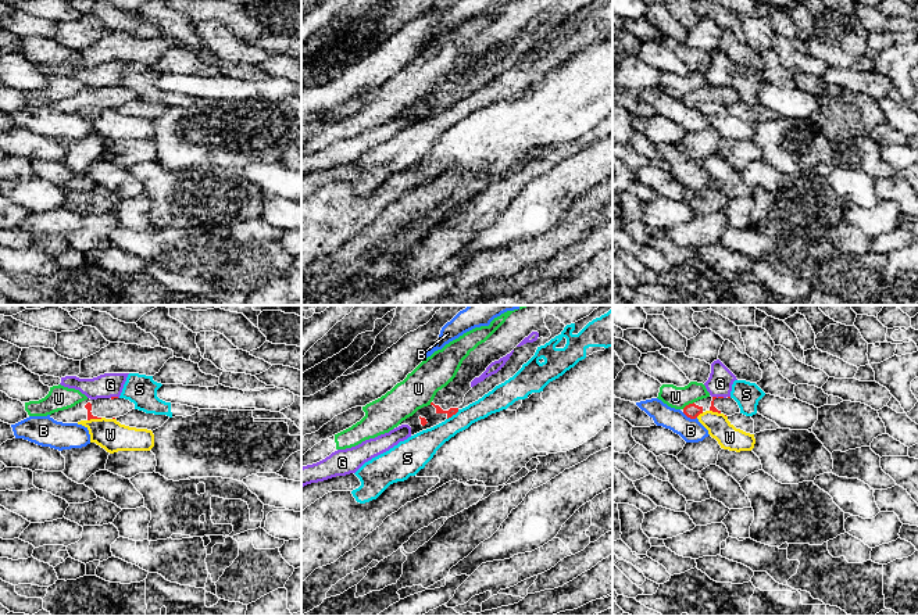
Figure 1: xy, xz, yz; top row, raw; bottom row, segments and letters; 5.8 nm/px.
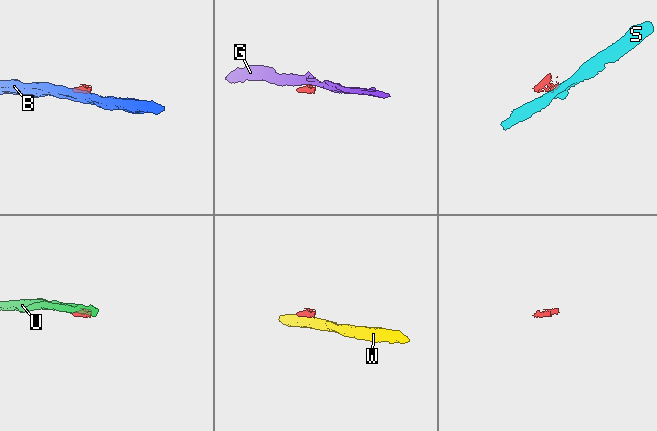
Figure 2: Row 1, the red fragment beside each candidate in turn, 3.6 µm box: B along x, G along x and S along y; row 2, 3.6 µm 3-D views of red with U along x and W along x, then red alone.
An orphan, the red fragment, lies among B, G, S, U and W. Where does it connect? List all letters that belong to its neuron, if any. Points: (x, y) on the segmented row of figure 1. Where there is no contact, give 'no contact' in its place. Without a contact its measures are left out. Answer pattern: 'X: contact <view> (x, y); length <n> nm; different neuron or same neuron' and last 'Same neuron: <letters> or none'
B: contact yz (689, 416); length 90 nm; different neuron
G: contact yz (718, 397); length 70 nm; different neuron
S: contact xz (453, 414); length 90 nm; different neuron
U: contact yz (689, 404); length 80 nm; different neuron
W: contact yz (699, 414); length 50 nm; different neuron
Same neuron: none

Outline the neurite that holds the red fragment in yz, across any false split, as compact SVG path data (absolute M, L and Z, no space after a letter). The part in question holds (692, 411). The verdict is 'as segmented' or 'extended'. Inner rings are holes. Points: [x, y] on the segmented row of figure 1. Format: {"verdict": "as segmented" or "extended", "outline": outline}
{"verdict": "extended", "outline": "M707 397L699 400L693 404L686 405L681 409L687 418L696 419L700 413L706 411L712 411L718 413L724 413L725 416L732 416L740 412L737 402L731 397Z"}

